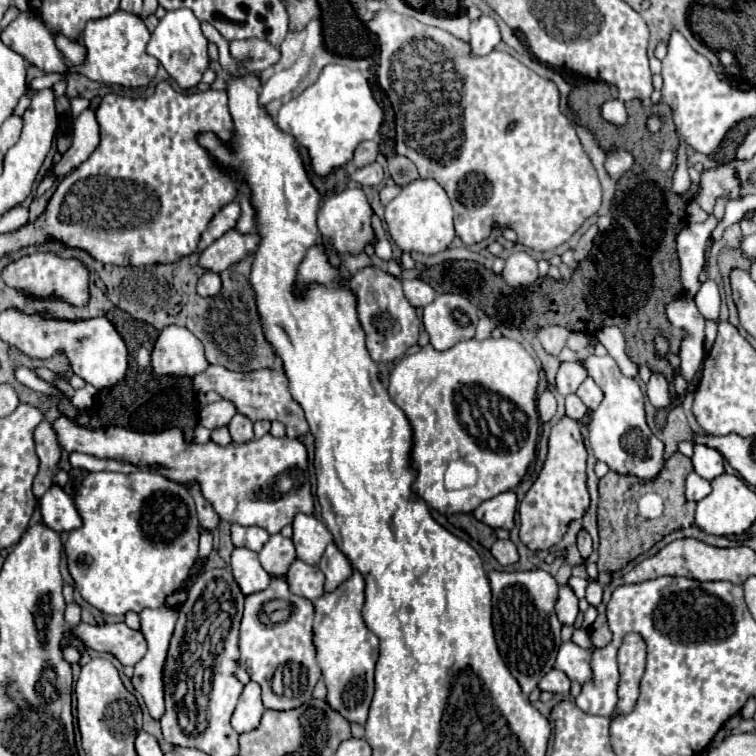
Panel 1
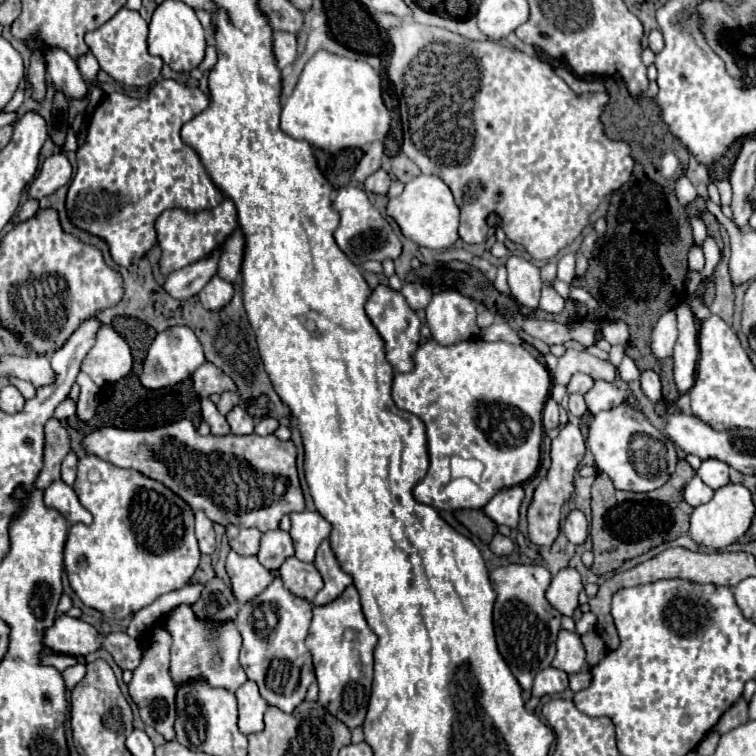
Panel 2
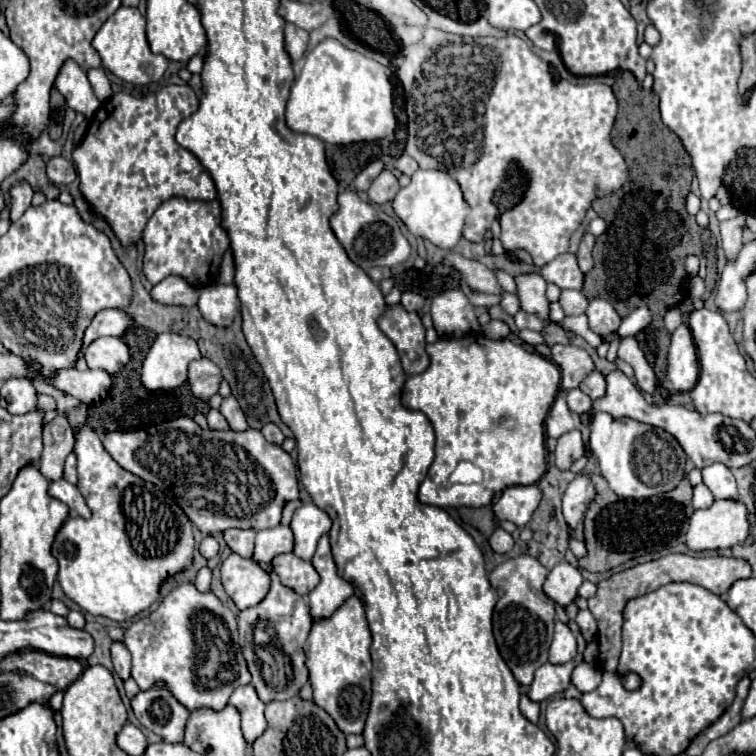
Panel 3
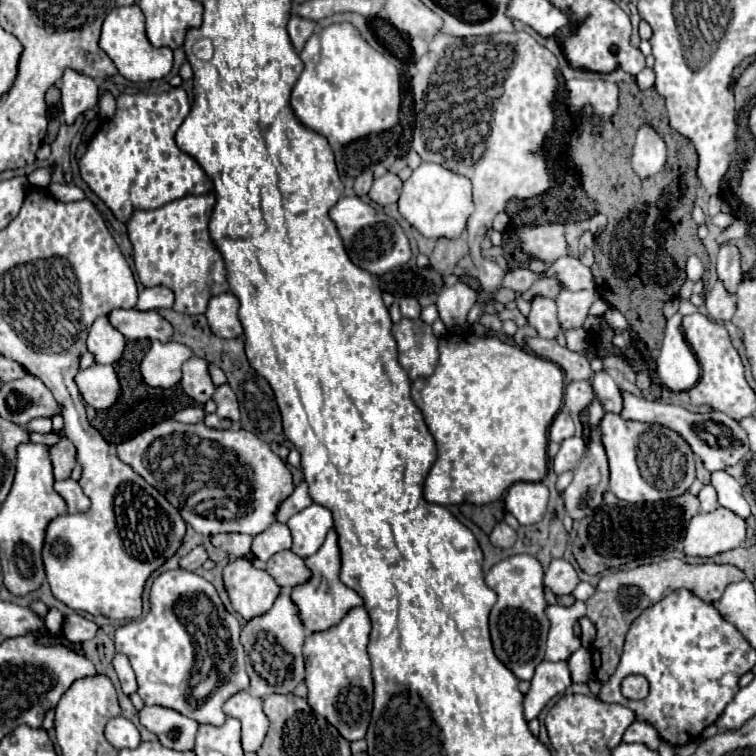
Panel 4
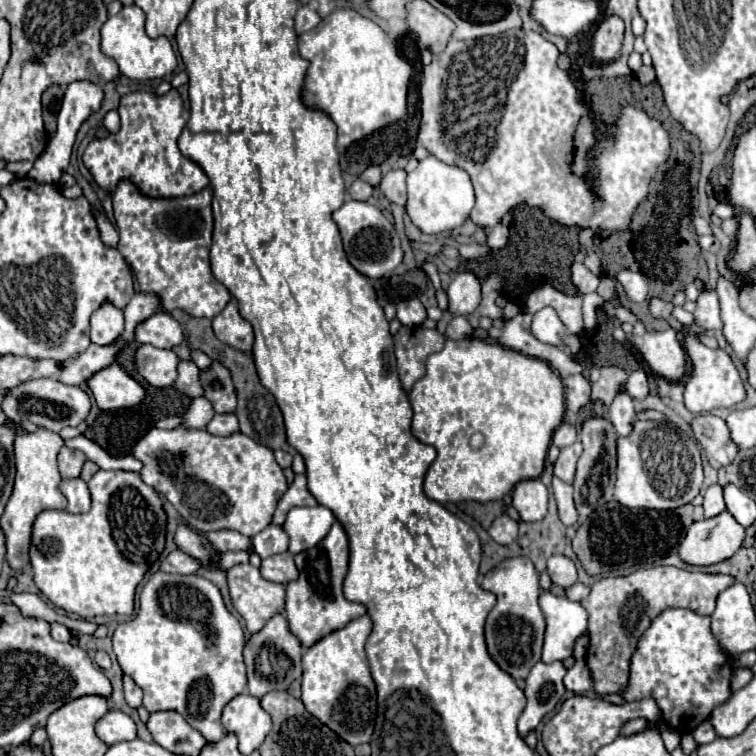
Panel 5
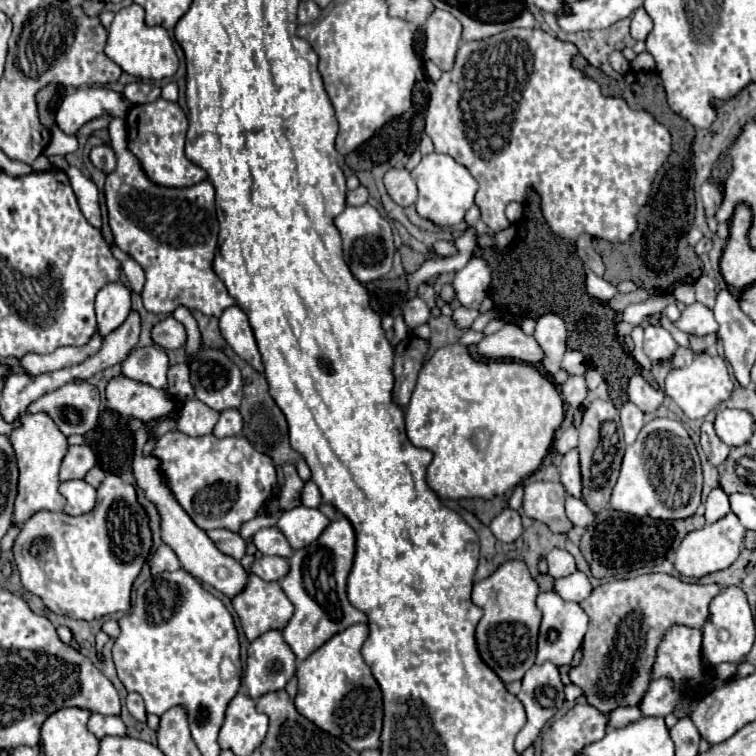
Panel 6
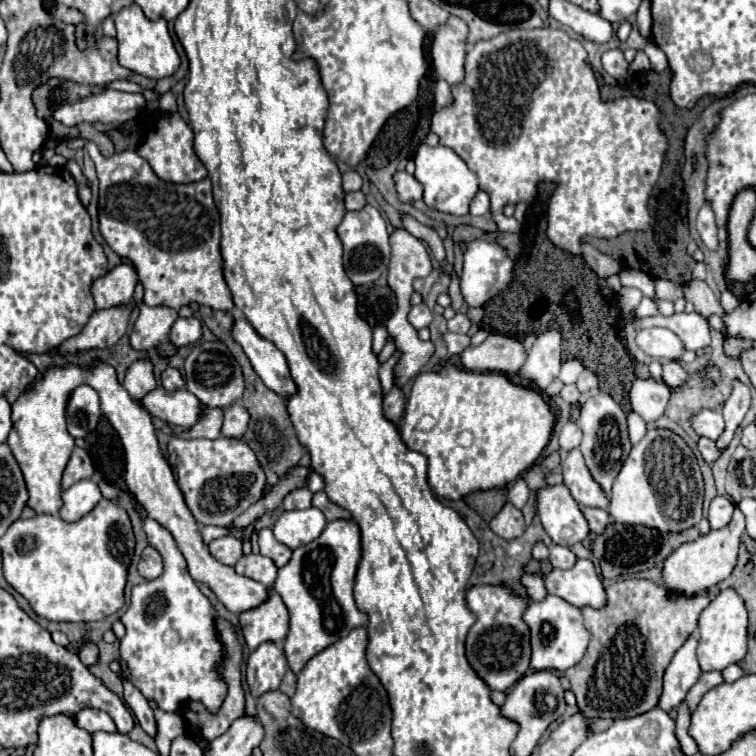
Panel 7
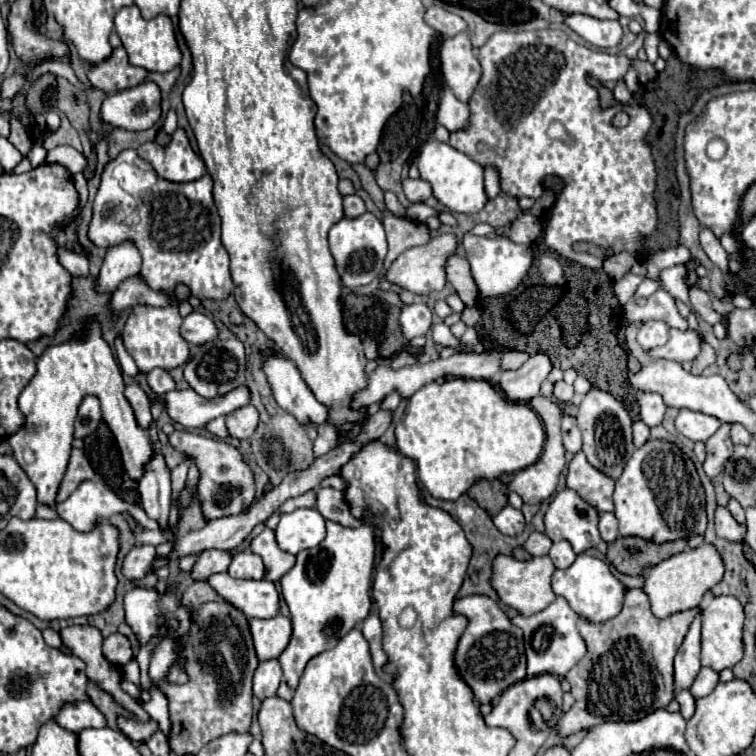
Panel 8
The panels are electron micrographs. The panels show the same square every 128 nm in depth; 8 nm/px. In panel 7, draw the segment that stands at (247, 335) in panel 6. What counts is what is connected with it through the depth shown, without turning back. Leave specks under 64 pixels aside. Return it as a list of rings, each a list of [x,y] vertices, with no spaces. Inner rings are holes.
[[[234,318],[232,338],[242,346],[252,368],[270,390],[280,396],[290,396],[296,390],[284,354],[270,340],[260,338],[246,318]]]

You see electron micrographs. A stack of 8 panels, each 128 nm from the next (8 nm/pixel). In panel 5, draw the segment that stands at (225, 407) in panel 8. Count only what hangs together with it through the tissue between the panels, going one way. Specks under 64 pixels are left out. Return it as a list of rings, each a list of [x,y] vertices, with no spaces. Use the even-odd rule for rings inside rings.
[[[116,362],[92,374],[86,386],[100,410],[132,408],[144,398],[142,386],[134,378],[130,378]]]

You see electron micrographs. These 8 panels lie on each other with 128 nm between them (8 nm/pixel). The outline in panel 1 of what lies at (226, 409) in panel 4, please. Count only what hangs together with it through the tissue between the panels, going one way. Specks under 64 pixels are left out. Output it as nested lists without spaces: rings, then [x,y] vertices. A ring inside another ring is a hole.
[[[236,414],[236,416],[230,420],[228,430],[230,430],[232,442],[236,442],[236,444],[244,444],[244,442],[252,442],[252,440],[254,440],[252,422],[250,422],[246,416],[242,416],[242,414]]]

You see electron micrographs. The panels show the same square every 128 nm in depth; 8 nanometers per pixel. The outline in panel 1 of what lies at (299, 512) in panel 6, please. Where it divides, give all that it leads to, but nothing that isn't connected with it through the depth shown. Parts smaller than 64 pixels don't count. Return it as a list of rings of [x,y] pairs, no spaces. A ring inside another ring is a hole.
[[[296,514],[292,526],[294,526],[292,542],[296,546],[296,556],[302,562],[318,564],[328,542],[332,542],[330,530],[324,526],[324,522],[308,514]]]

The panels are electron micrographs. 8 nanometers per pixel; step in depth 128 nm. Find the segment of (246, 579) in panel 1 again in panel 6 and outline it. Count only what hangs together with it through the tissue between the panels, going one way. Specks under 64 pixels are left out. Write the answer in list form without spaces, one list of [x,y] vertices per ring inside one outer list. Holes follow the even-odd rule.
[[[244,556],[244,558],[240,560],[242,568],[244,568],[246,574],[248,574],[248,582],[246,582],[244,590],[232,598],[232,606],[234,606],[236,614],[240,616],[244,634],[246,634],[246,638],[248,638],[250,642],[256,640],[260,634],[272,630],[272,628],[282,630],[282,628],[286,626],[286,622],[290,620],[290,616],[292,616],[292,602],[290,602],[288,596],[284,594],[282,586],[280,586],[278,582],[266,582],[266,580],[262,580],[262,578],[256,578],[256,574],[252,574],[252,570],[250,570],[250,564],[252,564],[252,562],[254,562],[254,556]]]

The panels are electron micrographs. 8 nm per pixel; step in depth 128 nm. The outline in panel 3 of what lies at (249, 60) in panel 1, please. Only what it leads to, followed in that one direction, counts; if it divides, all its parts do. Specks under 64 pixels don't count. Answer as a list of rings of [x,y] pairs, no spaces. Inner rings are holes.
[[[286,24],[286,28],[284,28],[284,42],[286,42],[286,52],[290,54],[292,62],[296,64],[302,58],[304,50],[306,50],[308,32],[298,28],[298,26],[294,26],[294,24]]]

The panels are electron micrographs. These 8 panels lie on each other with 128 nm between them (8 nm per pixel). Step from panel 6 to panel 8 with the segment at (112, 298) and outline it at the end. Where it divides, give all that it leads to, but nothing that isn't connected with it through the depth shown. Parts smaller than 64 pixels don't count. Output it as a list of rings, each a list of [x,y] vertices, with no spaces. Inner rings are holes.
[[[122,242],[114,248],[108,248],[100,274],[96,276],[96,280],[92,280],[94,290],[98,294],[114,292],[120,286],[120,282],[124,282],[124,278],[140,274],[140,266],[142,258],[132,242]],[[62,248],[62,250],[58,252],[58,260],[60,260],[62,266],[68,268],[74,276],[84,276],[84,278],[90,276],[90,270],[88,270],[88,266],[86,266],[86,258],[84,258],[84,256],[80,256],[80,254],[72,252],[72,250]]]

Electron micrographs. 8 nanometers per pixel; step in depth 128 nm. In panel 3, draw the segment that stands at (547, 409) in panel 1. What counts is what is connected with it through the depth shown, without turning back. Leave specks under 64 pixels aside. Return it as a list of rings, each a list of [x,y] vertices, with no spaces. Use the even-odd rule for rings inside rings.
[[[560,396],[556,398],[556,402],[552,404],[552,408],[550,408],[544,424],[546,424],[546,434],[552,436],[552,438],[558,438],[564,432],[568,432],[568,430],[574,428],[572,414],[570,414],[564,398],[560,398]]]

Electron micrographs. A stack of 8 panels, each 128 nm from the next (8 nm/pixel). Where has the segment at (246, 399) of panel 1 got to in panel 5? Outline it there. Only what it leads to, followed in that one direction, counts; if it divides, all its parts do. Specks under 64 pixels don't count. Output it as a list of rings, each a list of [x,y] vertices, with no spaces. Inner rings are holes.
[[[192,360],[180,362],[176,388],[190,398],[198,398],[204,394],[204,388],[200,386],[200,368]]]

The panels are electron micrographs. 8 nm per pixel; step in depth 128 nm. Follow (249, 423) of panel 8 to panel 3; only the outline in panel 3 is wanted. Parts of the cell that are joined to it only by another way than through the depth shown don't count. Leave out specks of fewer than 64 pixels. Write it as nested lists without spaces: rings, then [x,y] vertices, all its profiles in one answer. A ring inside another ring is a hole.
[[[214,408],[208,412],[208,426],[212,430],[230,430],[226,418],[220,414],[220,410],[214,410]]]

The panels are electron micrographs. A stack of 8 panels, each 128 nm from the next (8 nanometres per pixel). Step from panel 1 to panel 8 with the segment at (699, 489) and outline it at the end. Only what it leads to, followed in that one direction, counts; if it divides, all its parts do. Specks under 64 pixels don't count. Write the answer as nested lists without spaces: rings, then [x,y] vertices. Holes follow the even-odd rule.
[[[718,506],[716,514],[714,514],[714,524],[716,524],[716,534],[724,540],[736,542],[736,540],[744,540],[744,526],[740,526],[732,514],[728,512],[726,506]]]

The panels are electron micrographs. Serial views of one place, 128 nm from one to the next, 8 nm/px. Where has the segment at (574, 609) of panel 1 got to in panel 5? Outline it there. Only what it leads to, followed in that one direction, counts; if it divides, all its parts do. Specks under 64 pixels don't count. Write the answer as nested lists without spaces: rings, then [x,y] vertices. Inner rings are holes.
[[[552,556],[548,560],[548,574],[550,574],[552,582],[562,588],[568,588],[576,582],[576,566],[566,556]]]

